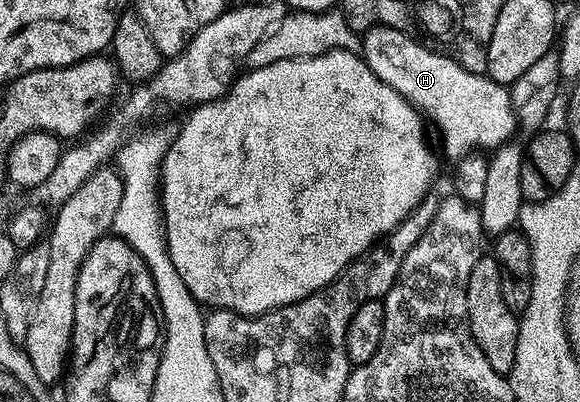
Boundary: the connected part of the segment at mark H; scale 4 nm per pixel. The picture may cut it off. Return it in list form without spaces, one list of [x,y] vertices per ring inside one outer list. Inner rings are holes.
[[[375,24],[361,38],[360,53],[383,84],[402,94],[431,126],[433,121],[434,128],[441,133],[441,146],[451,160],[474,152],[496,151],[519,129],[512,93],[502,83],[485,74],[467,72],[454,58],[430,48],[412,34]]]

